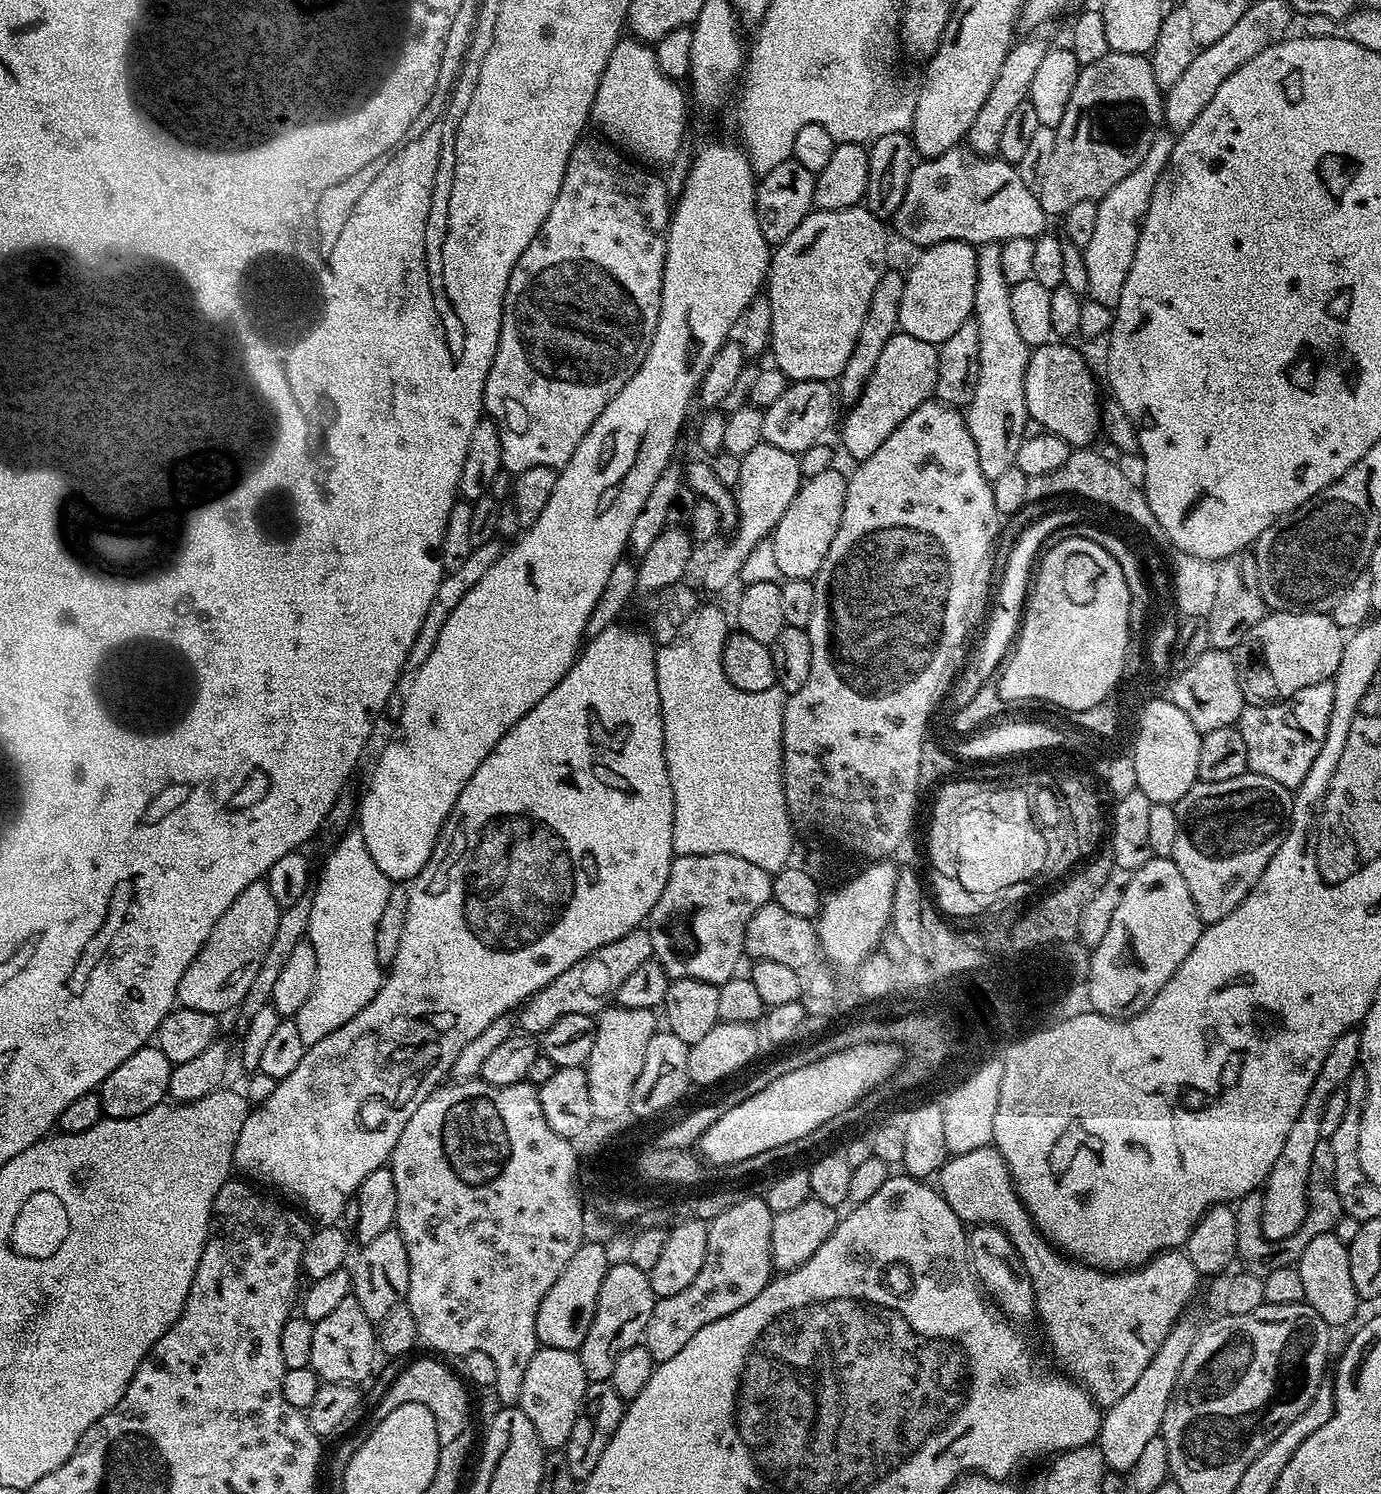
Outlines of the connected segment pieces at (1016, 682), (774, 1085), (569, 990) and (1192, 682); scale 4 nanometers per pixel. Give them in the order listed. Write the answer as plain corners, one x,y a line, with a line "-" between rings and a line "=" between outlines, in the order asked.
1070,536
1067,540
1058,542
1049,553
1039,557
1038,567
1034,572
1034,579
1030,584
1030,591
1027,594
1026,607
1023,610
1022,623
1019,625
1018,635
1014,640
1013,652
1016,659
1012,662
1012,668
1009,668
1007,675
1003,679
1004,696
1020,697
1028,696
1032,702
1045,700
1048,706
1055,706
1060,710
1067,711
1084,711
1090,707
1096,707
1104,699
1111,697
1116,691
1116,683
1122,680
1124,676
1124,660
1128,656
1128,645
1130,637
1128,635
1128,607
1130,606
1130,590
1126,586
1126,578
1122,578
1122,566
1102,550
1094,542
1090,542
1088,537
=
892,1042
863,1043
841,1047
839,1051
819,1057
790,1074
782,1074
770,1082
766,1090
739,1102
707,1128
698,1141
699,1155
708,1164
733,1166
744,1160
753,1160
756,1155
778,1146
805,1138
823,1123
838,1119
844,1111
849,1111
868,1092
883,1085
884,1080
891,1081
897,1075
902,1060
900,1054
901,1049
=
638,927
630,934
594,950
584,956
570,970
562,970
554,982
550,982
542,990
538,990
529,1000
519,1007
518,1028
524,1034
543,1034
562,1014
586,1014
596,1016
615,1001
618,986
626,982
629,974
634,974
642,962
653,959
650,934
643,927
=
1209,648
1202,658
1197,658
1186,670
1171,677
1172,693
1170,699
1201,734
1218,730
1222,726
1233,726
1239,721
1245,706
1244,695
1238,682
1236,656
1232,652
1222,652
1219,648

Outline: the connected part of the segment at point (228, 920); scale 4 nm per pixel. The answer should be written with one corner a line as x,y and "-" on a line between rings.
263,879
246,886
246,890
230,902
230,910
214,922
210,938
206,938
202,950
198,950
194,962
186,966
182,982
178,982
177,1001
190,1010
213,1014
239,1009
244,995
250,990
250,982
254,982
254,974
258,974
258,966
262,966
262,958
266,958
266,950
270,950
270,942
274,942
281,911
278,902
274,902
274,894
270,894
270,886

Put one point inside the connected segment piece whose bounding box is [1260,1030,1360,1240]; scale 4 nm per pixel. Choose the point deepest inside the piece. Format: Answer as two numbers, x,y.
1285,1193

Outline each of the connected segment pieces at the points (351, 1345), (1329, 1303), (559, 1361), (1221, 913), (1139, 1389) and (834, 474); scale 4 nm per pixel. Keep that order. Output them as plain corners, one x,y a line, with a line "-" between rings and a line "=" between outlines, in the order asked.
350,1295
342,1298
342,1303
335,1310
321,1320
315,1321
314,1347
310,1352
310,1367
316,1371
317,1376
326,1384
350,1384
359,1385
359,1380
364,1380
372,1372
372,1363
378,1357
378,1332
374,1322
358,1306
355,1296
=
1334,1233
1318,1234
1310,1246
1302,1250
1298,1263
1295,1265
1298,1274
1302,1274
1302,1290
1304,1303
1309,1304
1318,1314
1322,1314
1329,1326
1348,1324
1356,1316
1356,1307
1362,1304
1354,1290
1354,1278
1350,1278
1350,1258
1348,1245
1338,1242
=
537,1347
534,1358
530,1358
530,1366
526,1366
526,1378
522,1378
522,1394
518,1406
526,1414
526,1418
534,1422
534,1430
545,1449
560,1450
567,1444
570,1430
574,1430
574,1418
578,1418
580,1407
584,1405
584,1395
589,1383
586,1370
582,1370
579,1351
=
1247,771
1238,778
1228,779
1227,782
1197,782
1193,784
1192,789
1181,800
1176,801
1174,807
1178,814
1180,825
1178,826
1178,839
1174,841
1174,850
1170,859
1176,863
1178,870
1182,870
1182,878
1186,878
1186,886
1190,890
1190,898
1194,898
1194,906
1205,925
1210,925
1222,918
1226,918
1226,914
1230,914
1230,910
1234,910
1234,906
1238,906
1242,902
1242,898
1246,898
1246,894
1258,882
1258,878
1262,878
1262,870
1266,870
1270,858
1274,858
1278,846
1282,846
1282,842
1286,838
1288,827
1292,825
1293,799
1293,793
1286,786
1282,786
1270,778
1262,778
1262,774
1254,774
=
1188,1318
1181,1319
1150,1362
1150,1366
1146,1366
1146,1370
1138,1374
1138,1382
1134,1382
1134,1386
1130,1386
1130,1391
1118,1398
1118,1402
1107,1405
1100,1421
1098,1447
1104,1455
1105,1465
1111,1471
1113,1468
1116,1472
1131,1473
1134,1462
1138,1462
1143,1448
1150,1443
1150,1438
1160,1435
1166,1406
1178,1382
1182,1362
1186,1362
1186,1354
1190,1354
1190,1346
1194,1346
1197,1331
1197,1325
1192,1325
=
824,468
801,483
794,502
786,506
786,514
782,514
770,537
777,570
784,580
812,580
818,570
822,570
822,562
826,562
826,554
830,554
830,542
834,542
834,534
838,534
842,522
847,489
848,476
836,468

